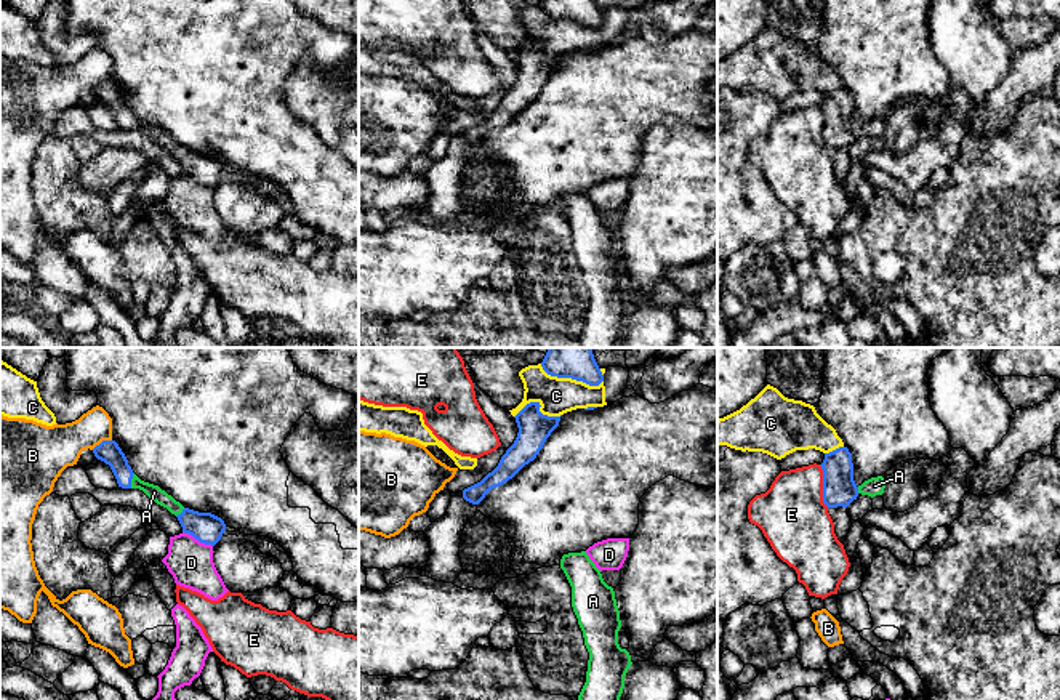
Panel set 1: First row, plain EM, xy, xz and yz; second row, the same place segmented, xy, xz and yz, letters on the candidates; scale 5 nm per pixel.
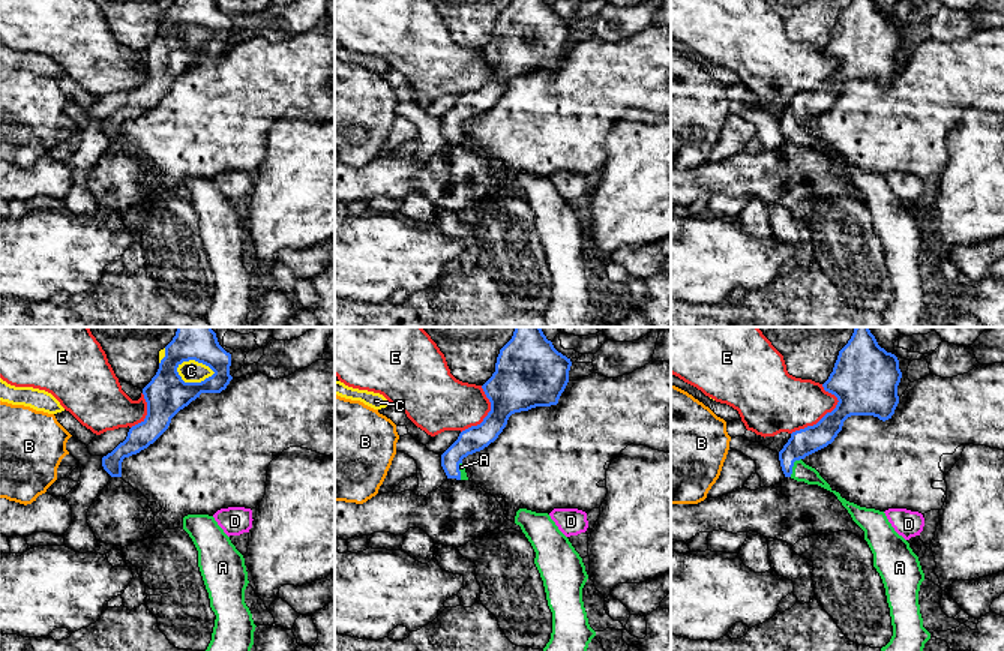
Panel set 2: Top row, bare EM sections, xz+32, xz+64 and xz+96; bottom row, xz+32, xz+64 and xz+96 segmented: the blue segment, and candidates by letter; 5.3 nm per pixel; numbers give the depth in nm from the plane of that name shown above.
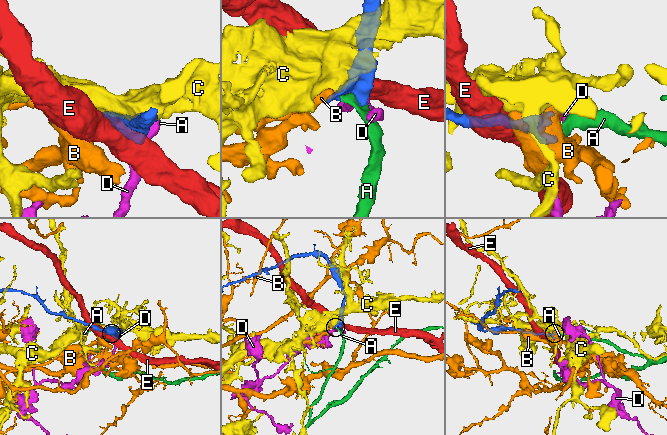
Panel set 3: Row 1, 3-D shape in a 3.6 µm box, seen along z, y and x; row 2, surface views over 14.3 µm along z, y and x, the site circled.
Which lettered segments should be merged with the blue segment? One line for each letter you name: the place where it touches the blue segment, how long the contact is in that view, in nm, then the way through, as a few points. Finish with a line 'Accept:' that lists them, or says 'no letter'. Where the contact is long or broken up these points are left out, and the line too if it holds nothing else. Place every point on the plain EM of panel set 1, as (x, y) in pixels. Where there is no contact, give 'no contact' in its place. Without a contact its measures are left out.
A: meets blue in xy at (130, 122); contact 80 nm long
Accept: A

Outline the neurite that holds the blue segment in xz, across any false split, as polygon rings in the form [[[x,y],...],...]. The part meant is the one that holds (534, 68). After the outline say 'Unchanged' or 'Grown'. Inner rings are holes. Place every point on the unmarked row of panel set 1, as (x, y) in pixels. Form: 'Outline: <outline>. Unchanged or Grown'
Outline: [[[530,43],[514,58],[519,69],[514,85],[492,114],[463,131],[466,143],[479,146],[492,130],[512,120],[525,106],[536,99],[546,80],[560,62],[560,58],[543,56],[540,48],[540,43]]]. Unchanged

